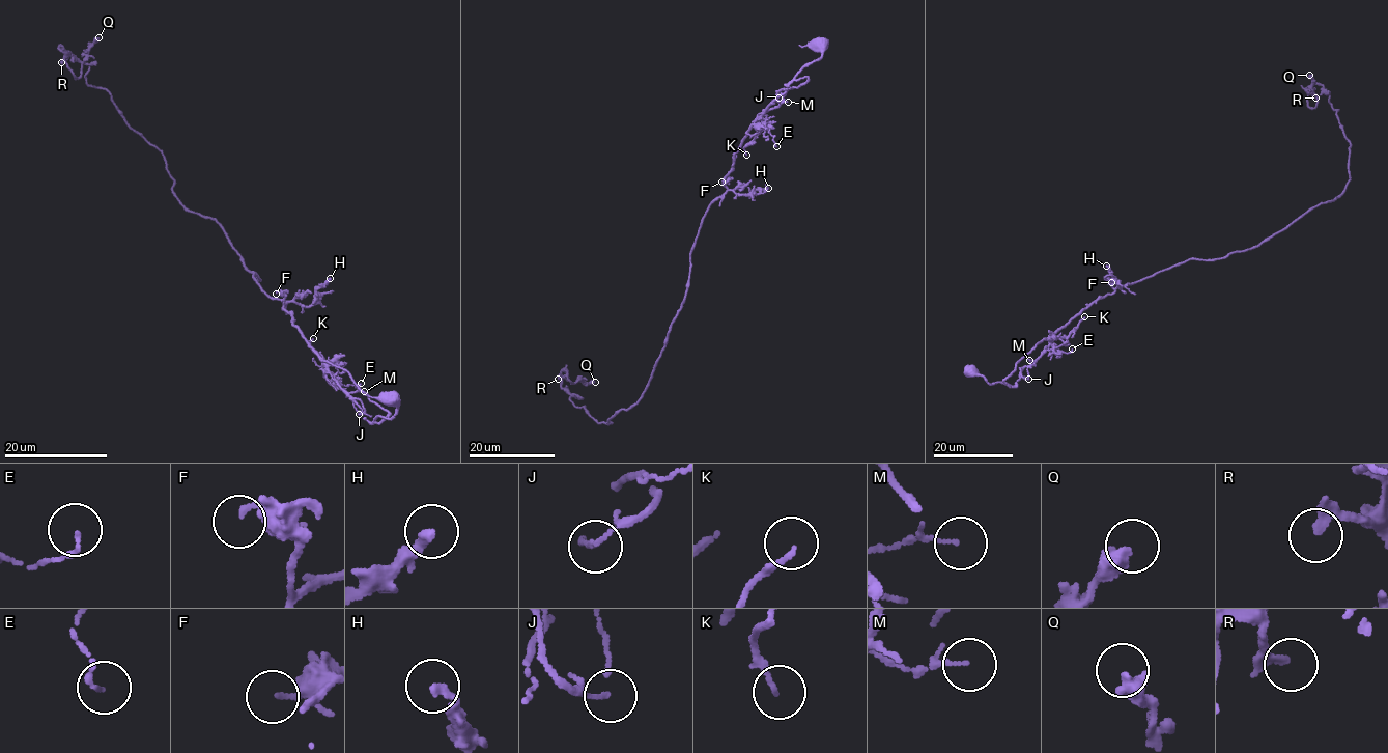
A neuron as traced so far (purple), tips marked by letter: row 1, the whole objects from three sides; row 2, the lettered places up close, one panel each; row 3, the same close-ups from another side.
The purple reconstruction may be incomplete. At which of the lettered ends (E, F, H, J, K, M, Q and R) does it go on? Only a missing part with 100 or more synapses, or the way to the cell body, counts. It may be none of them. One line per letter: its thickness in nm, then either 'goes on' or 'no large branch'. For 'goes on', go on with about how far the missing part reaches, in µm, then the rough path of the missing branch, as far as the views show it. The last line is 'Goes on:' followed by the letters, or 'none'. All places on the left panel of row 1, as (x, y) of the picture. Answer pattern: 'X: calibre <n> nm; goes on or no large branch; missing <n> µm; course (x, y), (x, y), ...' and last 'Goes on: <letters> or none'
E: calibre 130 nm; no large branch
F: calibre 160 nm; no large branch
H: calibre 240 nm; no large branch
J: calibre 90 nm; no large branch
K: calibre 120 nm; no large branch
M: calibre 80 nm; no large branch
Q: calibre 440 nm; no large branch
R: calibre 260 nm; no large branch
Goes on: none

